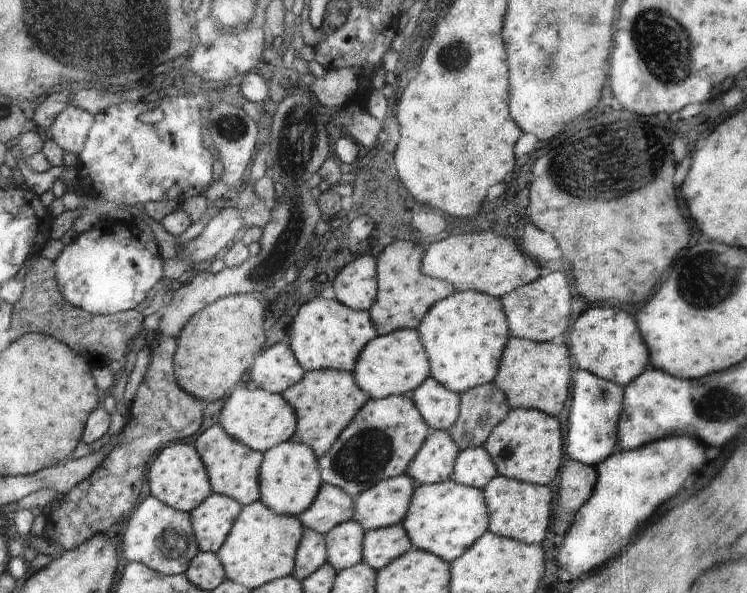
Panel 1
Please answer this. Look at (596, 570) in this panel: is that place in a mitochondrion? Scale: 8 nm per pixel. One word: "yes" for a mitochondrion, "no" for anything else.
no

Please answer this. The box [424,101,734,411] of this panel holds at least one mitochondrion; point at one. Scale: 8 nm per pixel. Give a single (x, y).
(601, 163)

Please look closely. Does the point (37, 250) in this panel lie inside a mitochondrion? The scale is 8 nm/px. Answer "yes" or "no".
no

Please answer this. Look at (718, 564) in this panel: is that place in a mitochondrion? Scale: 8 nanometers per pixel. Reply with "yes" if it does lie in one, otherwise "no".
no

